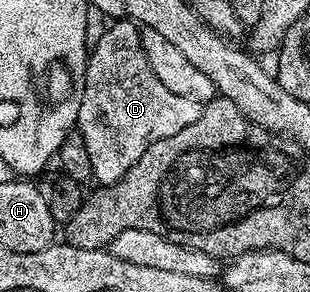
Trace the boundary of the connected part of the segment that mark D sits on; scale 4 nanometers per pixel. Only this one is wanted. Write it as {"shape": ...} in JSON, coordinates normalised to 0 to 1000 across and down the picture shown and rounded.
{"shape":[[[377,65],[342,86],[352,89],[316,120],[303,154],[297,144],[281,182],[242,432],[294,545],[300,620],[316,637],[384,620],[487,490],[513,490],[513,476],[616,435],[642,408],[652,366],[652,349],[565,325],[565,312],[539,312],[513,284],[468,199],[455,99],[439,72]]]}

